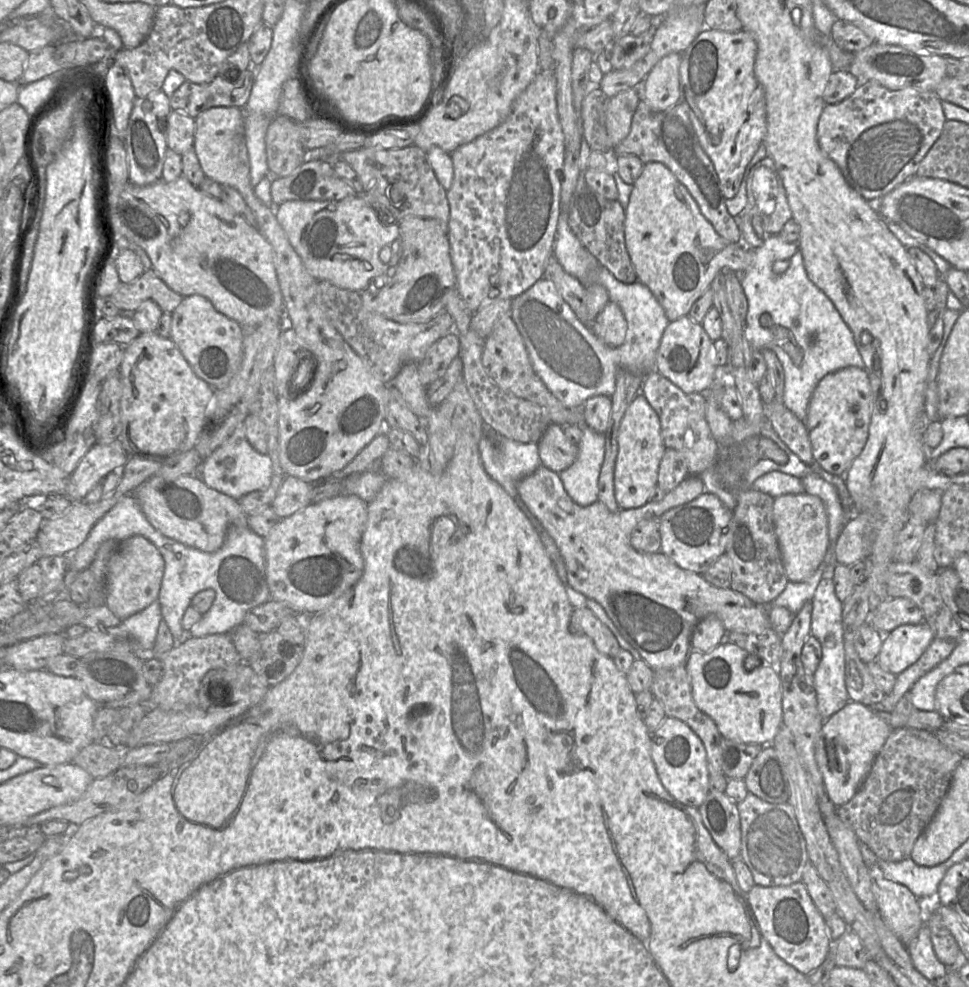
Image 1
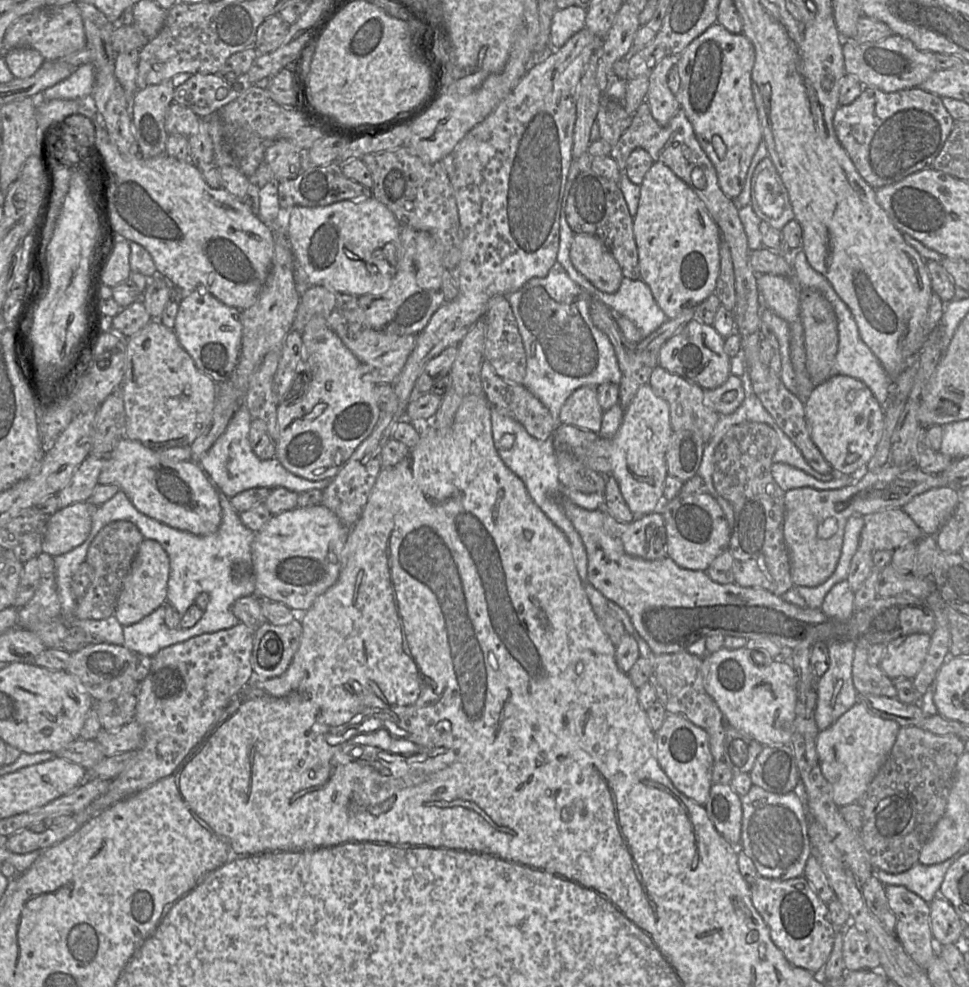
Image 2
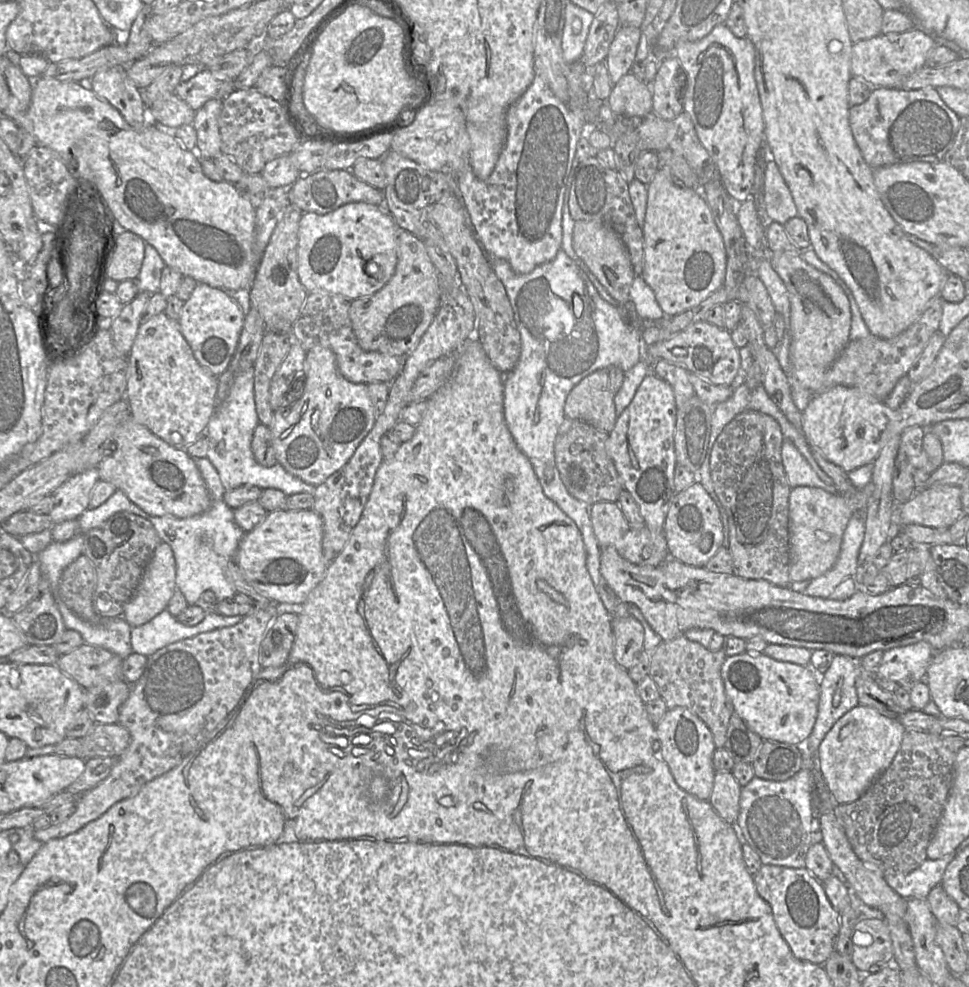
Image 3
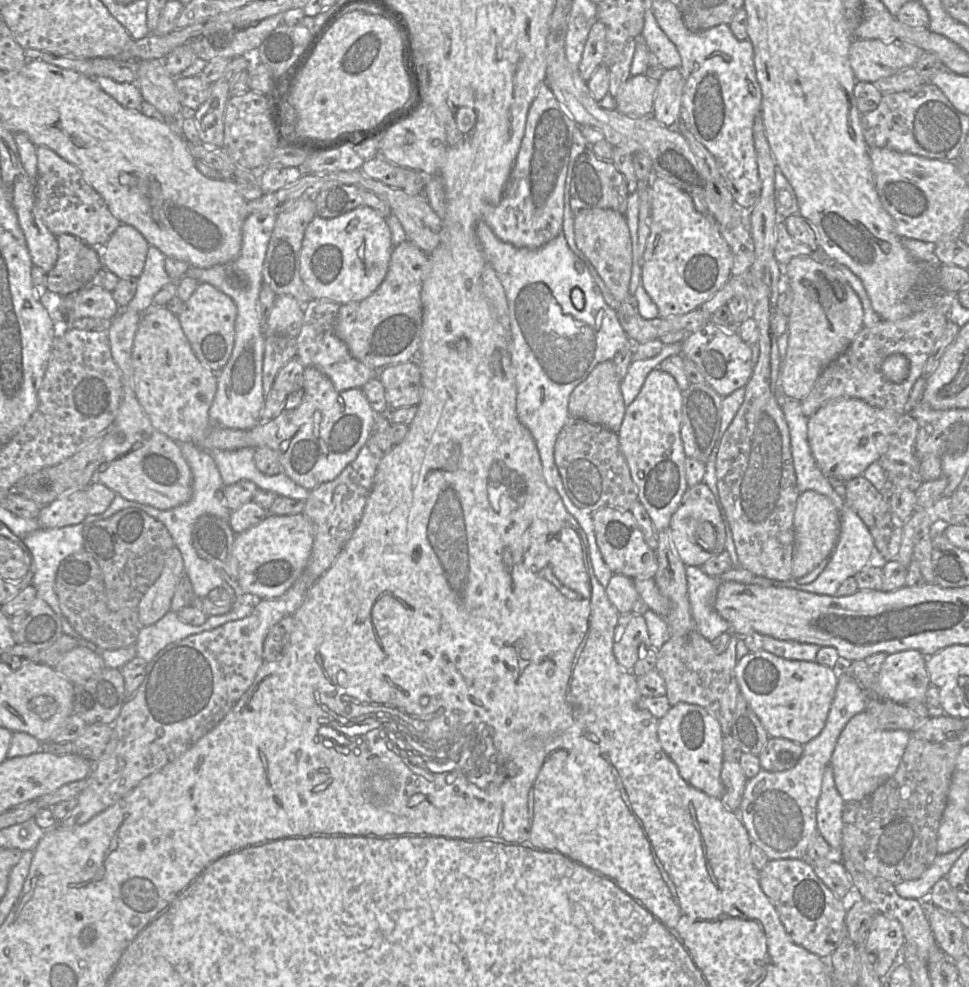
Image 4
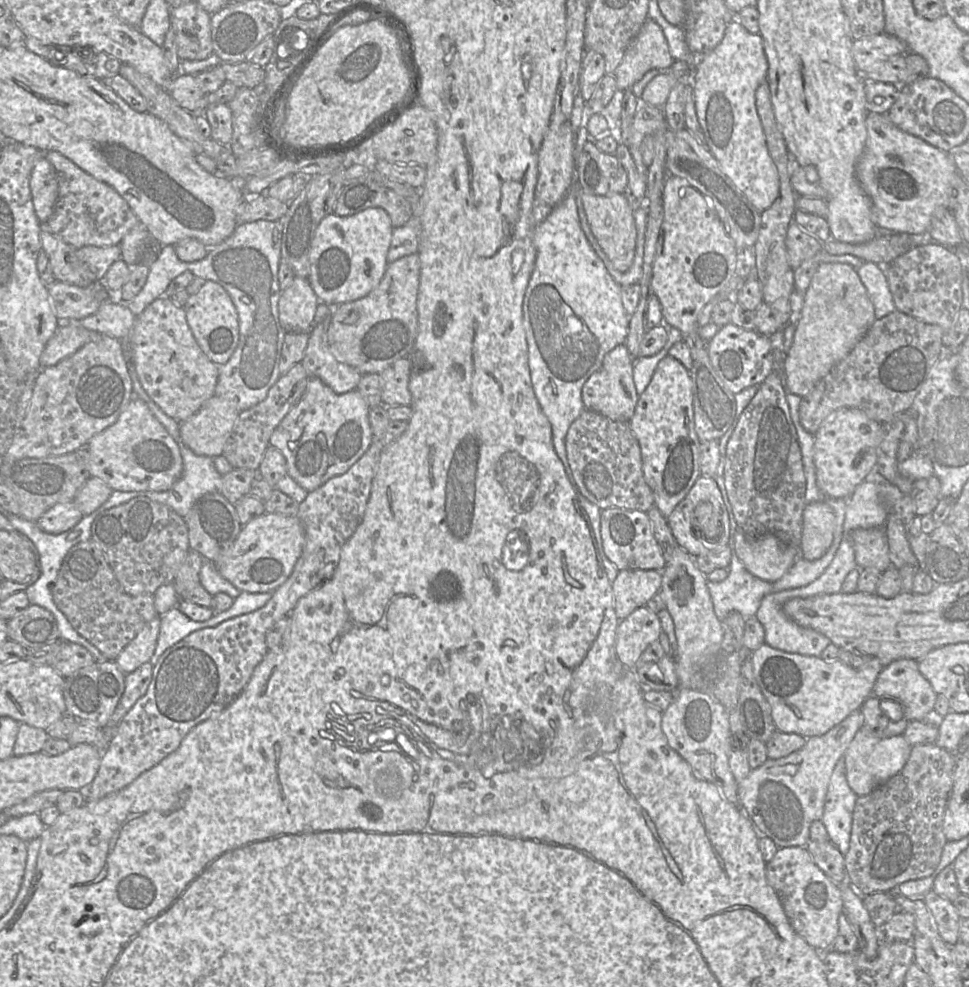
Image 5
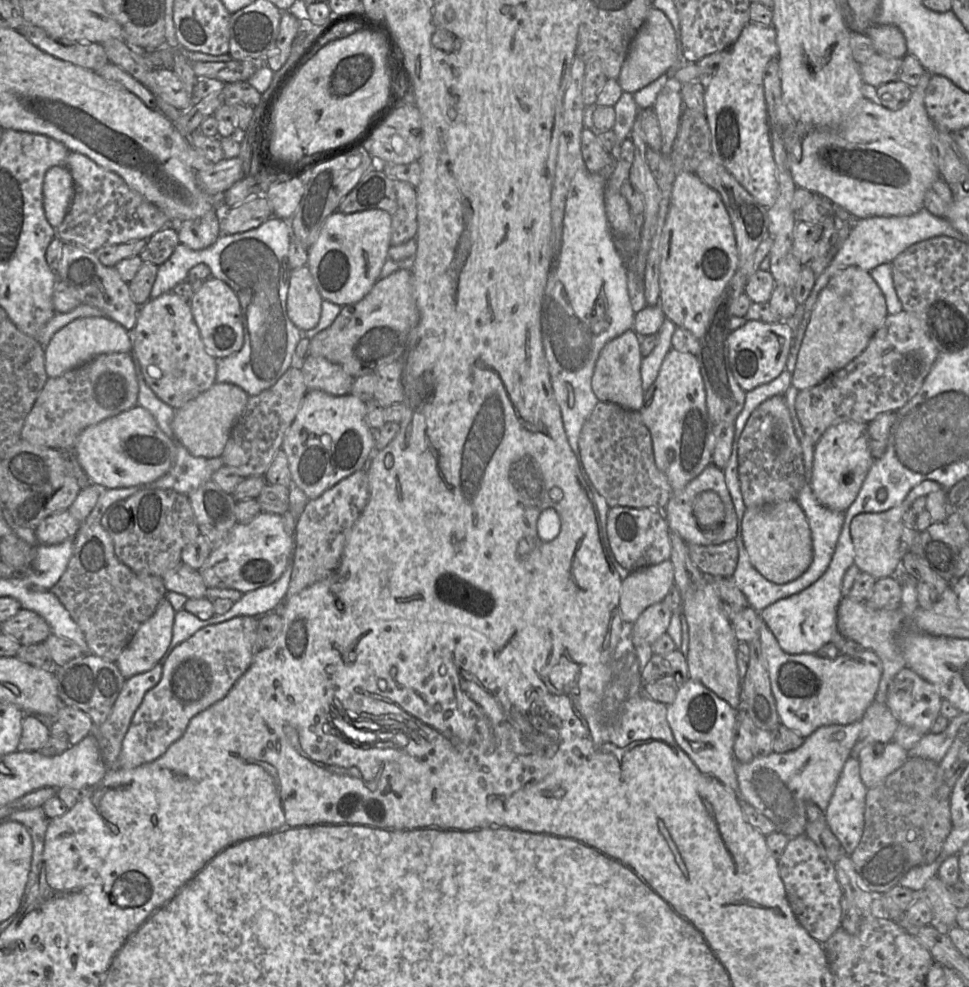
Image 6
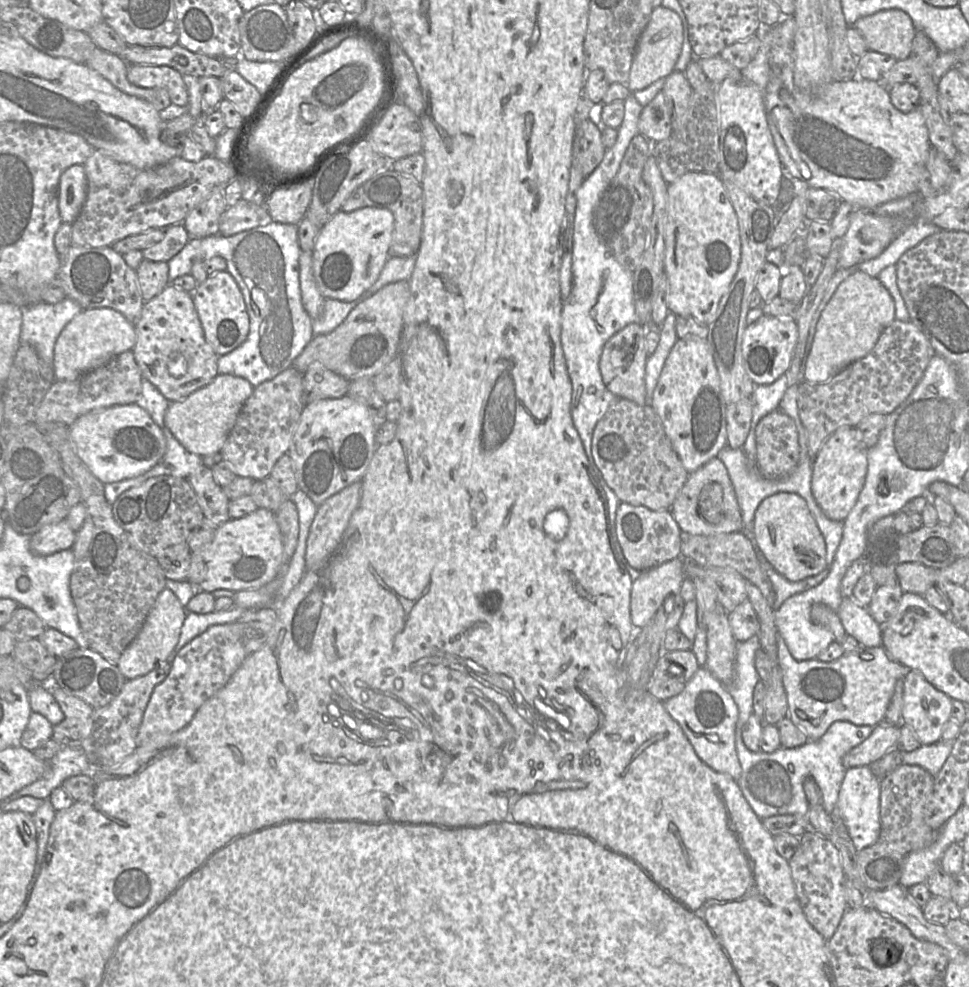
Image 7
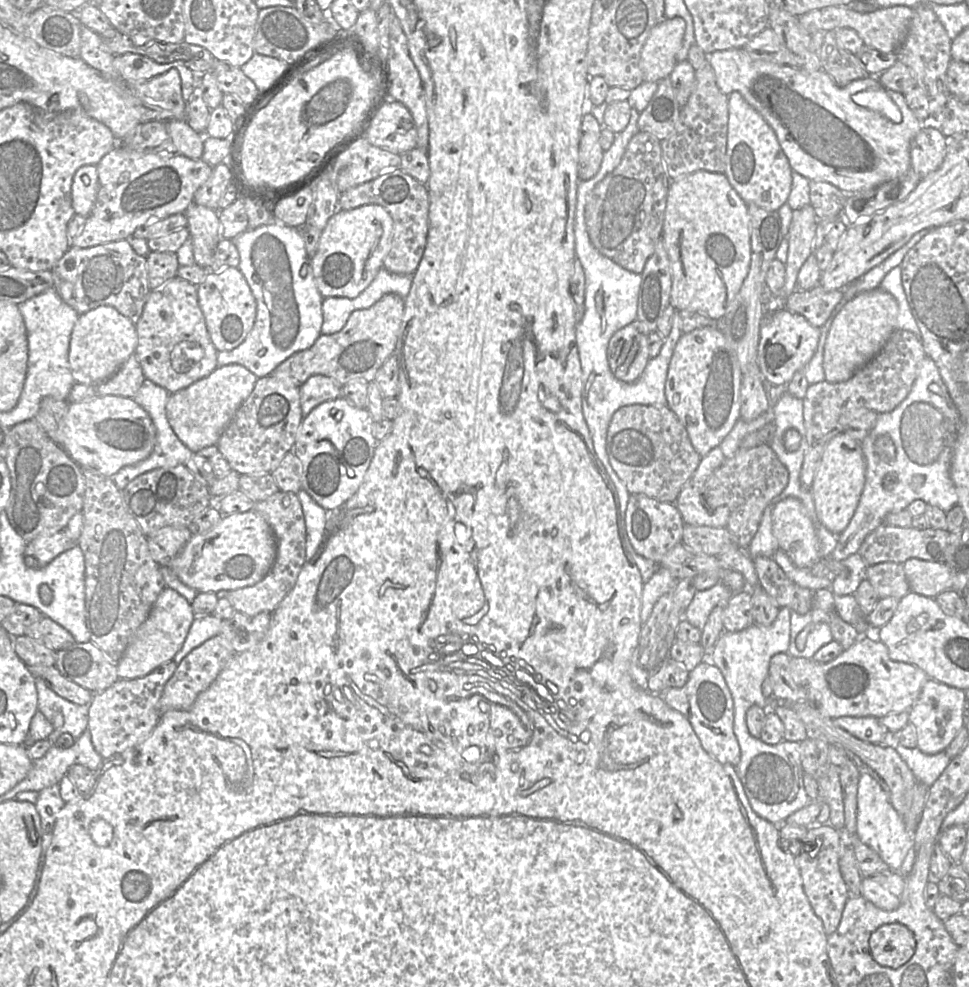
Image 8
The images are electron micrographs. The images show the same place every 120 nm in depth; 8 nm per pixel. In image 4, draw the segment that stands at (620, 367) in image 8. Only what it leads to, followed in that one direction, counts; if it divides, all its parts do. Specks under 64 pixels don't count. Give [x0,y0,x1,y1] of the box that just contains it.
[568,360,626,432]

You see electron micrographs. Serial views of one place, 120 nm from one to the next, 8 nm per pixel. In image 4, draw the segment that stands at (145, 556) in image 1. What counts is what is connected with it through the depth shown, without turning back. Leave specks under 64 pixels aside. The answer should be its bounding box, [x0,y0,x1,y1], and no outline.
[136,546,183,626]

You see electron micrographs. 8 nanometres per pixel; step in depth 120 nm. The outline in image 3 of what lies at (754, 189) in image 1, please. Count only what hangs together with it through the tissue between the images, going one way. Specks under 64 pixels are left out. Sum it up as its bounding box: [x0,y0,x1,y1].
[764,159,798,225]

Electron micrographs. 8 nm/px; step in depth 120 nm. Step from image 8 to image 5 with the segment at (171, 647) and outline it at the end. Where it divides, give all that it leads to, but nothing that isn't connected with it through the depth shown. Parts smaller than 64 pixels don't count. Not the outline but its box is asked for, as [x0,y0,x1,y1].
[115,615,161,674]

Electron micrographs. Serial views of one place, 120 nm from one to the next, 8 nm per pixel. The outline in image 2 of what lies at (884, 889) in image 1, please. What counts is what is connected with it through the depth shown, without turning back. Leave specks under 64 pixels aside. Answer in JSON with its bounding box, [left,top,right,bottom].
[884,885,938,970]

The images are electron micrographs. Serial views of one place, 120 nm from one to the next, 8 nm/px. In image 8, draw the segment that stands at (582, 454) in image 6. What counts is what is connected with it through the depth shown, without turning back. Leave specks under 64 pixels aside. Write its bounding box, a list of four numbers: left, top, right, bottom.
[606,404,702,503]

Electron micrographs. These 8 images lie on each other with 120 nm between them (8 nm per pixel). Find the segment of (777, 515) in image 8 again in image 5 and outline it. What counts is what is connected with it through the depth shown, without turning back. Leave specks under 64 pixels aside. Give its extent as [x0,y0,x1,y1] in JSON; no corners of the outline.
[735,526,799,582]

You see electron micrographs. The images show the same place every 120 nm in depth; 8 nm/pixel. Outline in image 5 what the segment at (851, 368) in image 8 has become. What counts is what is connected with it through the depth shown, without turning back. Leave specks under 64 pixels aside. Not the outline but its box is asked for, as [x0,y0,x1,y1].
[784,263,875,398]

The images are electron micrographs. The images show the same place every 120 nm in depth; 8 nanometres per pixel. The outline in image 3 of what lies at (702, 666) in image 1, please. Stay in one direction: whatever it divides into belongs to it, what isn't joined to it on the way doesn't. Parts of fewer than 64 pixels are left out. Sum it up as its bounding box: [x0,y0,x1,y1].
[721,651,824,745]

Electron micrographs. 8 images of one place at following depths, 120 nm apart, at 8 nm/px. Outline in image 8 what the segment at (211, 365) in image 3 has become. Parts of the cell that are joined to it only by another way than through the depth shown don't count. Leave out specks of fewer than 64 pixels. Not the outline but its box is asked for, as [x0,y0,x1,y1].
[197,267,257,351]

